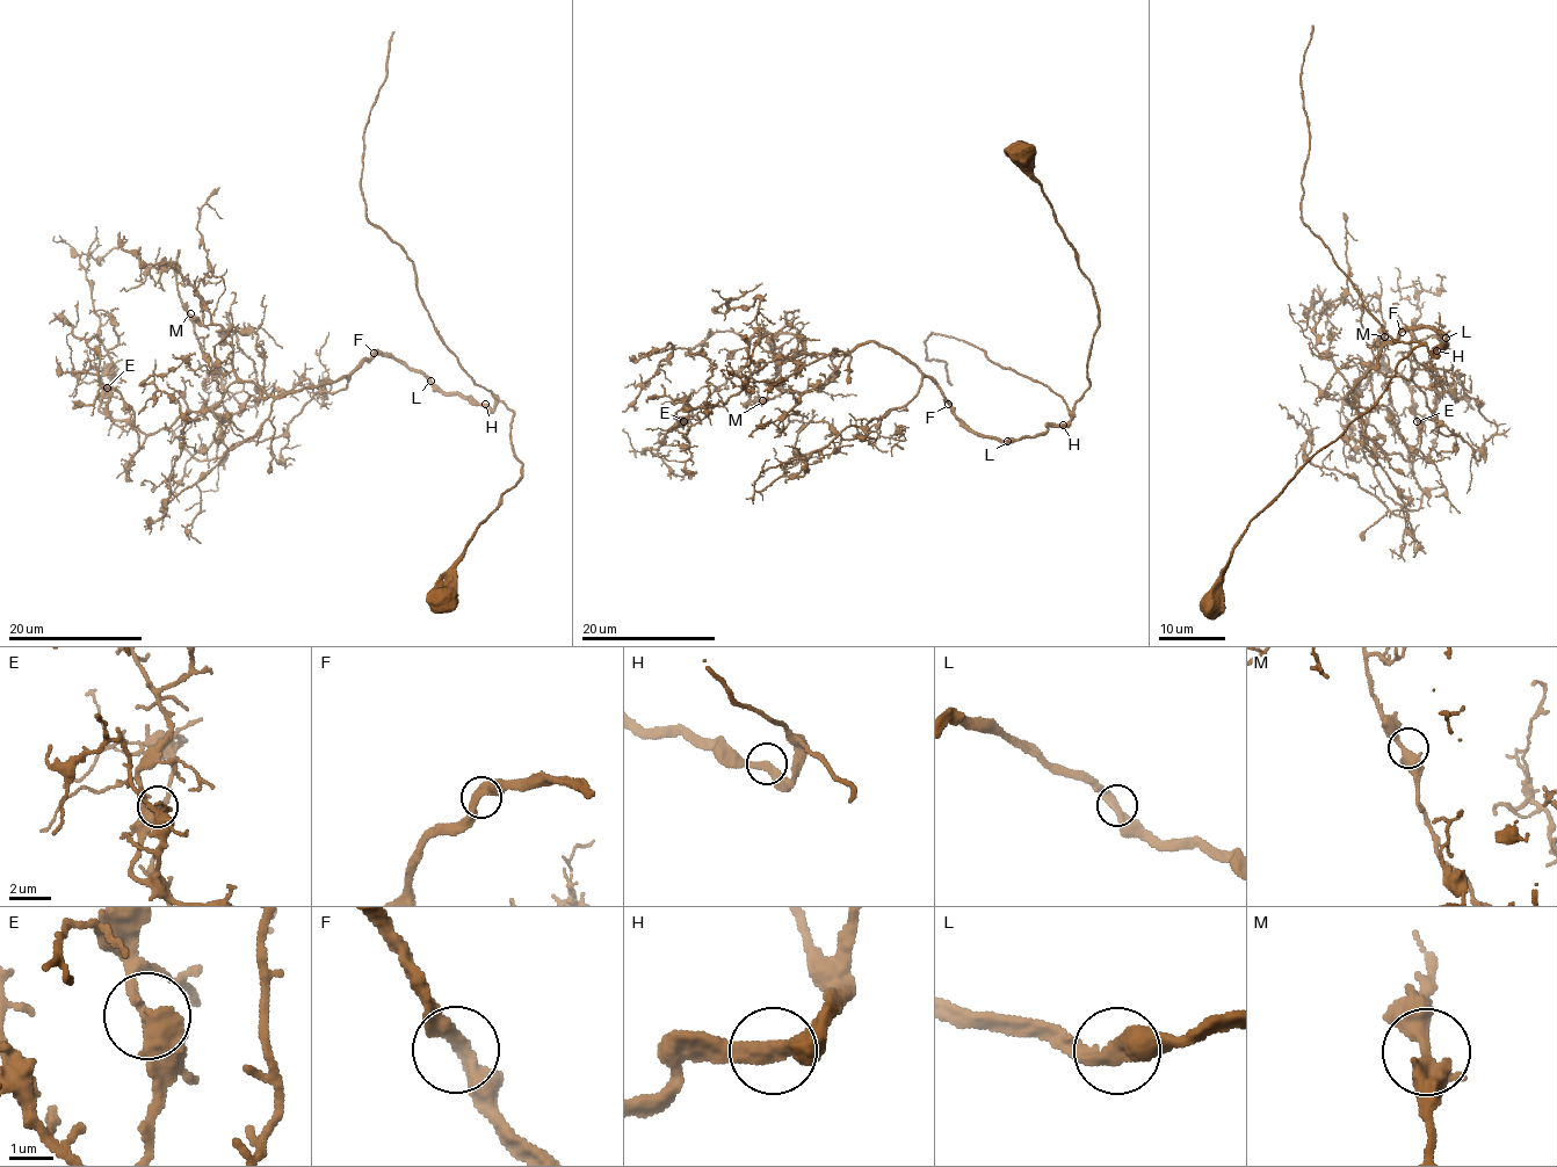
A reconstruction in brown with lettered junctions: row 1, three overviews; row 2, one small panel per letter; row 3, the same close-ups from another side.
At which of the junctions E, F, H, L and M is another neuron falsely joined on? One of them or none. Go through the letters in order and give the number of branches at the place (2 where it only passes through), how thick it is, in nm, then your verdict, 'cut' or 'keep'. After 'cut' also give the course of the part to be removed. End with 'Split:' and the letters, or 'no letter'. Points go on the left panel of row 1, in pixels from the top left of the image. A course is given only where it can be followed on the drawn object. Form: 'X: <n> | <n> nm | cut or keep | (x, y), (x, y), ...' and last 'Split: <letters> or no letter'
E: 2 | 460 nm | keep
F: 2 | 420 nm | keep
H: 2 | 380 nm | keep
L: 2 | 360 nm | keep
M: 2 | 400 nm | keep
Split: no letter

